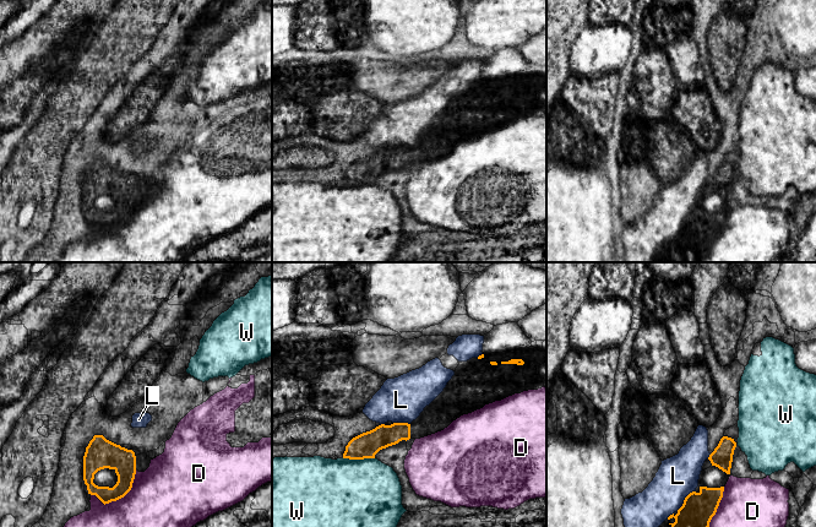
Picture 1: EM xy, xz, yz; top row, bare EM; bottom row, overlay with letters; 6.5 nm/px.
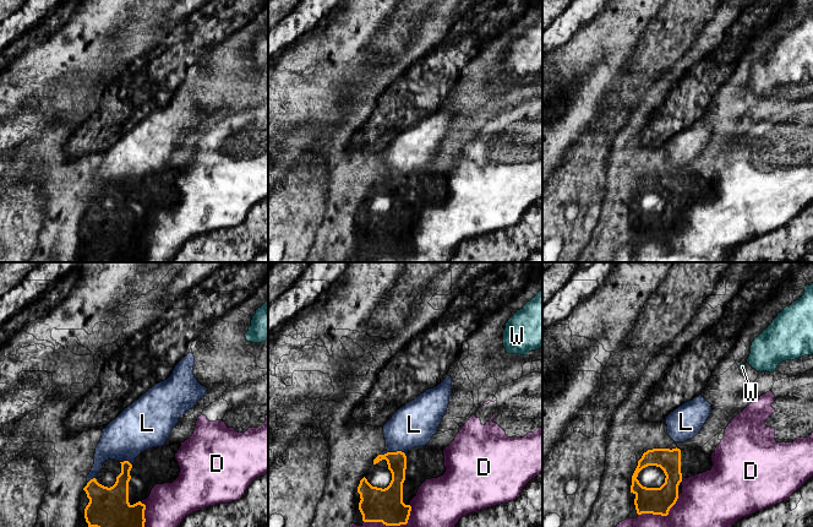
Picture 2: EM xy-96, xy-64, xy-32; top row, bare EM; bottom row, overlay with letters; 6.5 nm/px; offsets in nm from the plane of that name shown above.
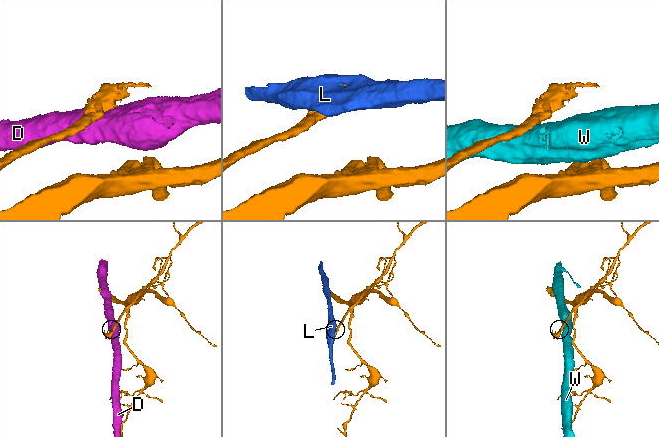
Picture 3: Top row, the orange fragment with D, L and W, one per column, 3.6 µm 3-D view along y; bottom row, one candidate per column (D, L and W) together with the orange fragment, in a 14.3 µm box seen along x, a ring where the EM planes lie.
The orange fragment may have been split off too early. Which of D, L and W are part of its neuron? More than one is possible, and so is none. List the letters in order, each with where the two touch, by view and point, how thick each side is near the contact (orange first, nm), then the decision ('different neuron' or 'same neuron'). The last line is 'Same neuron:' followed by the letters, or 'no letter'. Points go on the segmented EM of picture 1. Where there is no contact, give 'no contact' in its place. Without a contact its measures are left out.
D: xy (120, 498) | 160/380 nm | different neuron
L: yz (685, 499) | 220/260 nm | different neuron
W: xz (358, 458) | 170/440 nm | different neuron
Same neuron: no letter

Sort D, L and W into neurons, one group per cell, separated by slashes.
D / L / W

